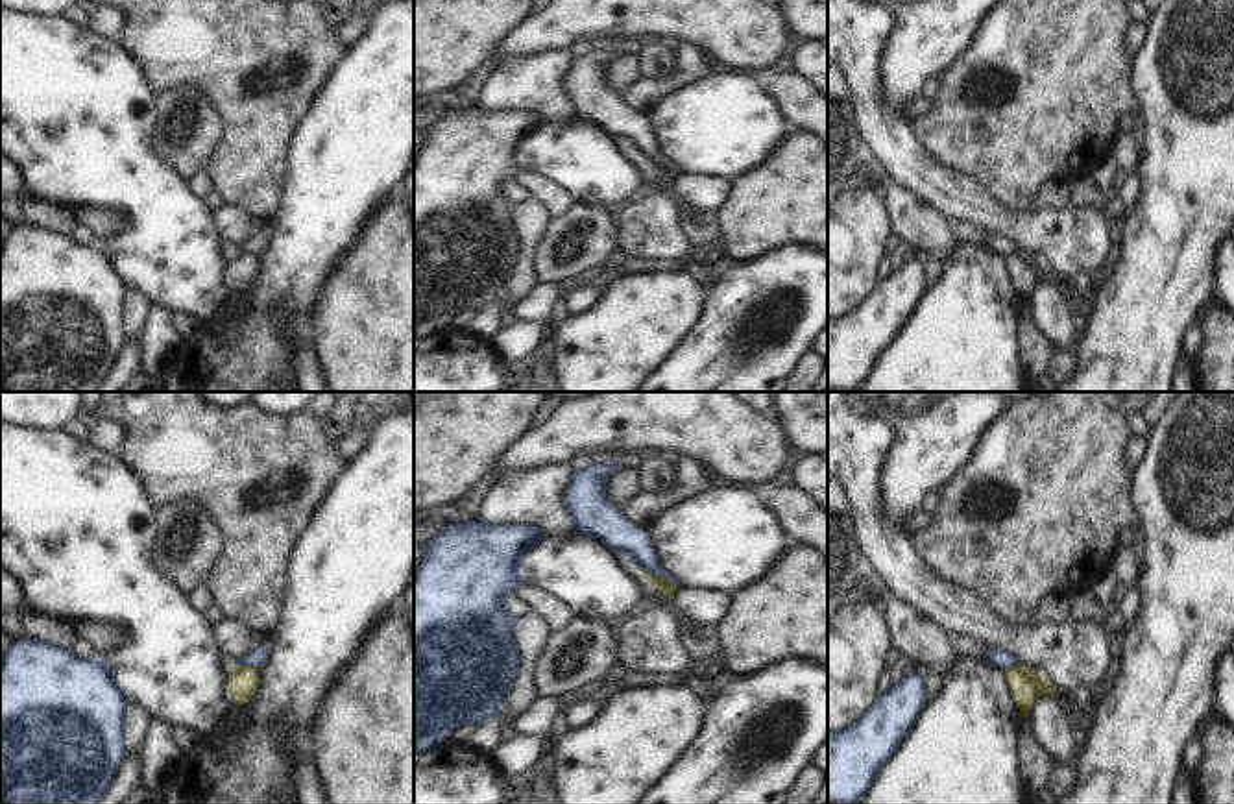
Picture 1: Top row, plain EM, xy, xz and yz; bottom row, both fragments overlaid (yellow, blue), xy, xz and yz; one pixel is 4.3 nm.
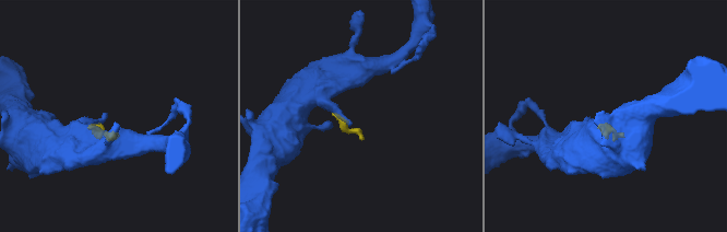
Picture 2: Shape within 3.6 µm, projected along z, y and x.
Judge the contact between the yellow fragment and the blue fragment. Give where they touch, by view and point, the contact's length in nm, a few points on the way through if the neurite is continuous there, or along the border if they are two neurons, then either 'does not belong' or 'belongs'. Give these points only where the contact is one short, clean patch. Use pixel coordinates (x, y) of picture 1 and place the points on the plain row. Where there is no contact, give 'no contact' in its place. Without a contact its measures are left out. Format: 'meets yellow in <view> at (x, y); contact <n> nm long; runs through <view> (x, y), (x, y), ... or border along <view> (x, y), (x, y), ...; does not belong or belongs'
meets yellow in xz at (658, 161); contact 190 nm long; border along xz (640, 154), (660, 159), (677, 174); does not belong

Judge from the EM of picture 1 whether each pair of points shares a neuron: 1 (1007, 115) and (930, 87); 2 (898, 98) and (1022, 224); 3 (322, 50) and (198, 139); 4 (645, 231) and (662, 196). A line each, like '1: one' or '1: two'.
1: two
2: two
3: two
4: one

